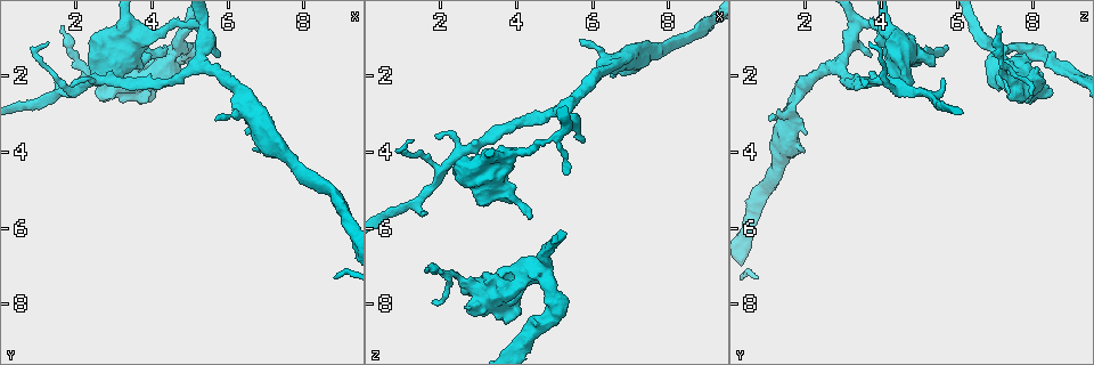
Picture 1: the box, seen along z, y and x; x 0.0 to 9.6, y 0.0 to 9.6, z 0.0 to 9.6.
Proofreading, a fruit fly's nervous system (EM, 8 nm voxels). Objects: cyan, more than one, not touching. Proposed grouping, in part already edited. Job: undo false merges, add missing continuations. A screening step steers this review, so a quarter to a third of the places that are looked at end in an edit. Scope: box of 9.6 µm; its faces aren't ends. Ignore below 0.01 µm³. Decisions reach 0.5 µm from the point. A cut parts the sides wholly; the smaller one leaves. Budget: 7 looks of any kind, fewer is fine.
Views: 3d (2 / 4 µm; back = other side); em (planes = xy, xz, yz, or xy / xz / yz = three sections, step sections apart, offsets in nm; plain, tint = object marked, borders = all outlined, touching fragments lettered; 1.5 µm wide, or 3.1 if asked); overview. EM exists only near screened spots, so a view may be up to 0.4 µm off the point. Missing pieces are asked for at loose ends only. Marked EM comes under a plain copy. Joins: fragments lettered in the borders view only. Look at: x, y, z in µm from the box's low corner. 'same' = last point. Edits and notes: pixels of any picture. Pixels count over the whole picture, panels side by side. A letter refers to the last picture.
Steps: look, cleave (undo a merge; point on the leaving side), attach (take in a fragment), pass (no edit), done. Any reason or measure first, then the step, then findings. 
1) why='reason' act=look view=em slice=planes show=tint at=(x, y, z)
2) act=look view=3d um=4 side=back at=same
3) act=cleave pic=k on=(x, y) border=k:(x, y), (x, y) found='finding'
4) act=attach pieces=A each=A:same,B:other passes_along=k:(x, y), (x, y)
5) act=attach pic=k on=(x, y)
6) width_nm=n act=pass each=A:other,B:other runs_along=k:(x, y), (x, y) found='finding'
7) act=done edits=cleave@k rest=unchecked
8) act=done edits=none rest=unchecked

why='an open end' act=look view=3d um=4 at=(1.80, 2.55, 7.95)

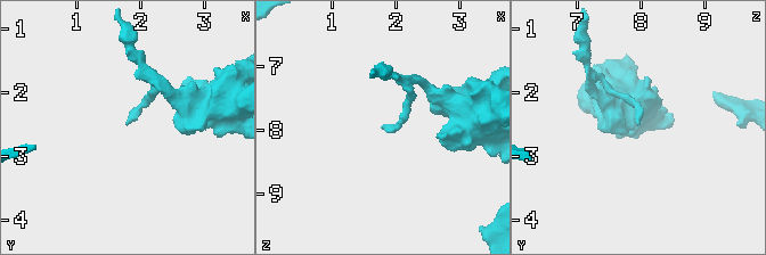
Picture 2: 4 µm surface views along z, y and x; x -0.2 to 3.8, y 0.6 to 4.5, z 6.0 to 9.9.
why='shape alone is not enough' act=look view=em slice=planes show=borders at=(1.80, 2.50, 7.90)

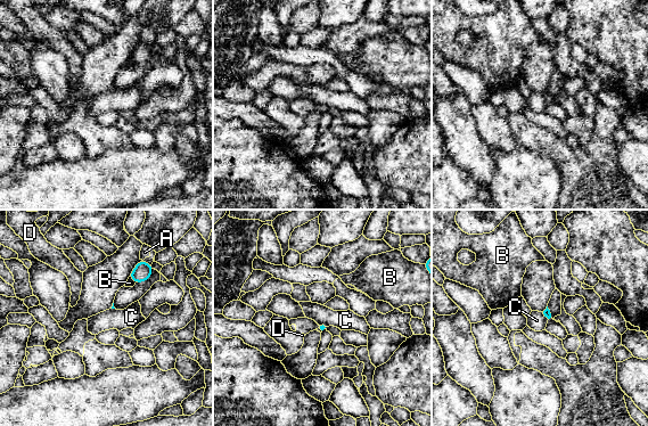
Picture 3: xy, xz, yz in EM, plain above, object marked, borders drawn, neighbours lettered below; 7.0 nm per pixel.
act=pass each=A:other,B:other,C:other,D:other border=3:(542, 312), (547, 321) found='no lettered fragment goes on from it'

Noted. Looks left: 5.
why='sharp bend' act=look view=em slice=planes show=borders at=(4.65, 1.35, 7.10)

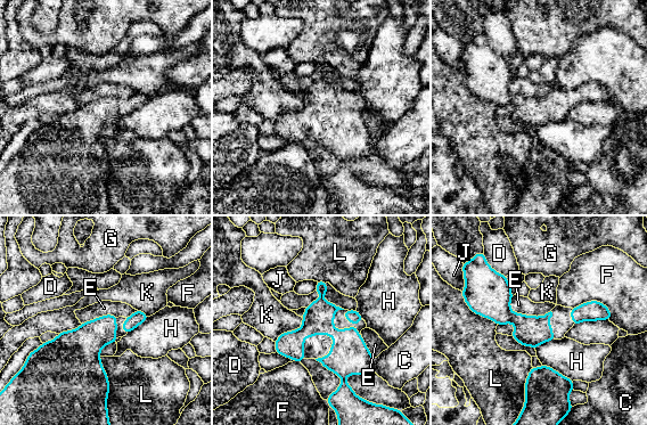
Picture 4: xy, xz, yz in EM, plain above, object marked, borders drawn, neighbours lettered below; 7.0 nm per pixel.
longest_contact=L:340nm act=pass each=C:other,D:other,E:other,F:other,G:other,H:other,J:other,K:other,L:other found='all the same neuron'

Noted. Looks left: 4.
why='branch stops here' act=look view=em slice=planes show=borders at=(1.60, 0.75, 7.10)

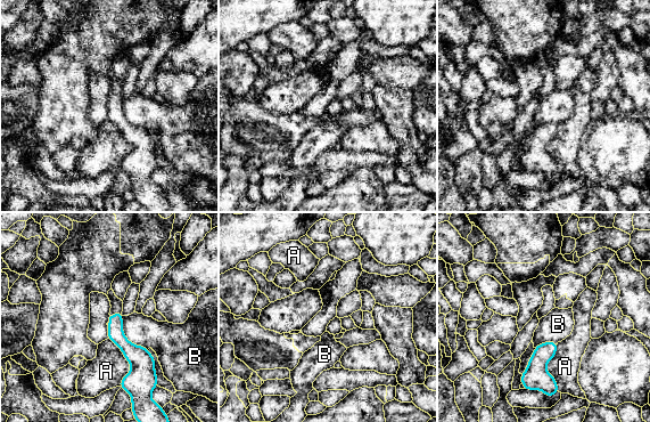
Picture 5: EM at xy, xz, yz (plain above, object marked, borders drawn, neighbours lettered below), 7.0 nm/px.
act=pass each=A:other,B:other border=5:(122, 316), (123, 334), (147, 349) found='none of them fits'

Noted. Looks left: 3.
act=done edits=none rest=unchecked

